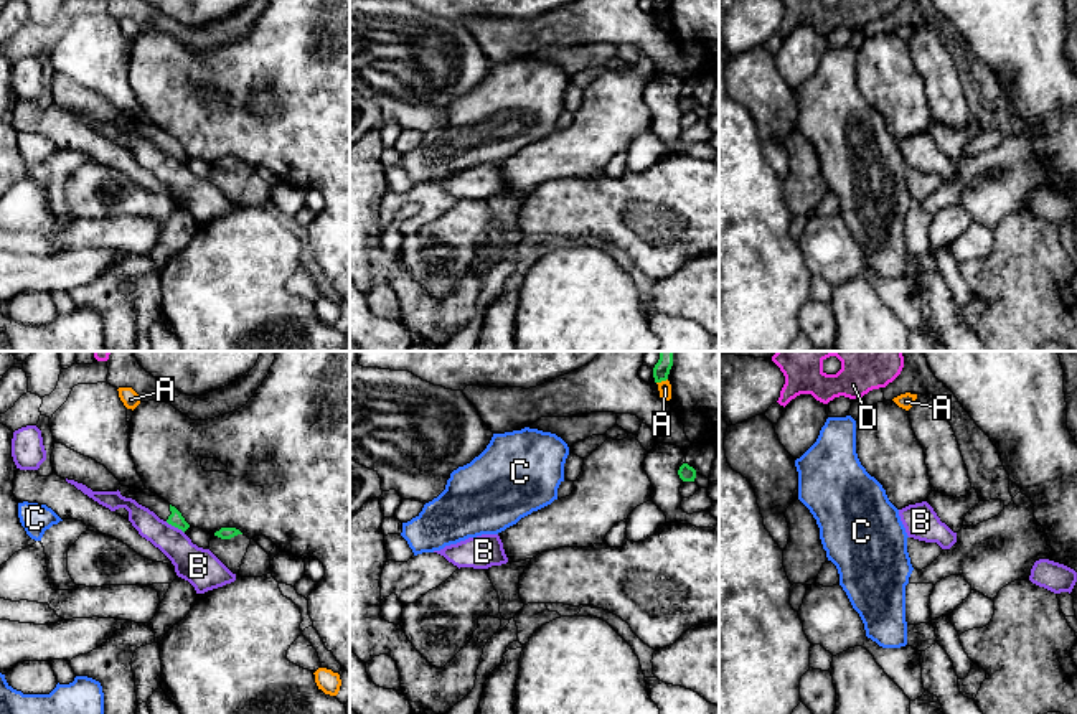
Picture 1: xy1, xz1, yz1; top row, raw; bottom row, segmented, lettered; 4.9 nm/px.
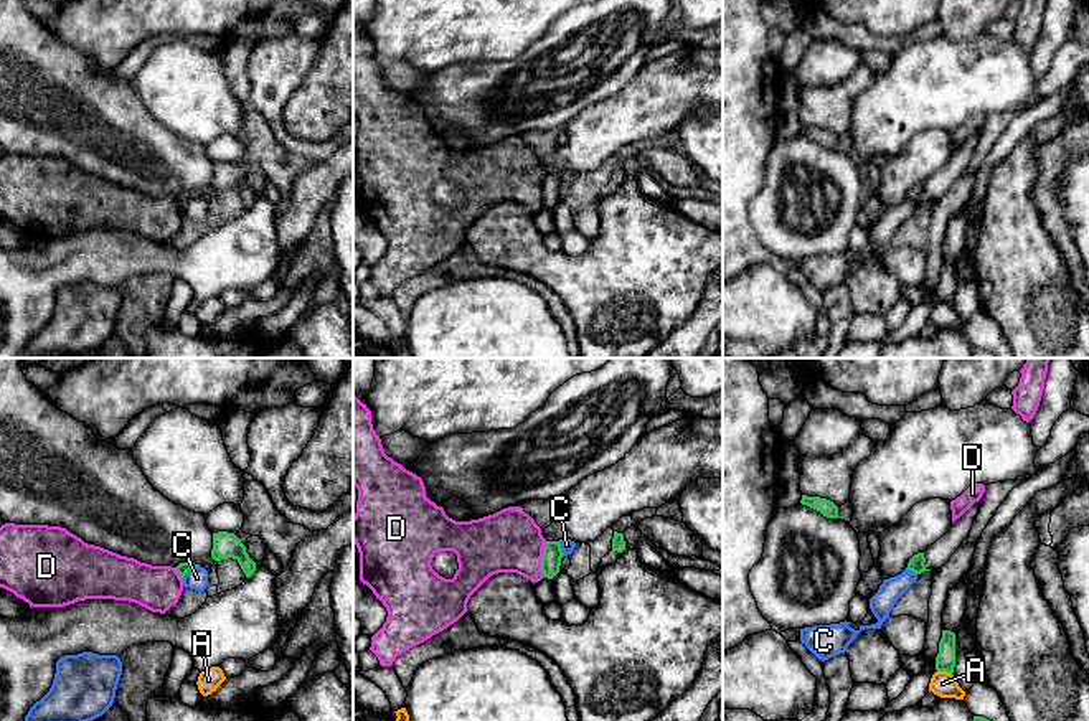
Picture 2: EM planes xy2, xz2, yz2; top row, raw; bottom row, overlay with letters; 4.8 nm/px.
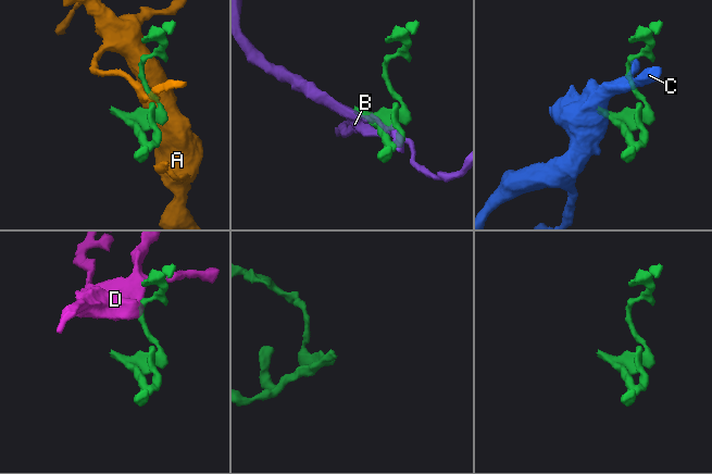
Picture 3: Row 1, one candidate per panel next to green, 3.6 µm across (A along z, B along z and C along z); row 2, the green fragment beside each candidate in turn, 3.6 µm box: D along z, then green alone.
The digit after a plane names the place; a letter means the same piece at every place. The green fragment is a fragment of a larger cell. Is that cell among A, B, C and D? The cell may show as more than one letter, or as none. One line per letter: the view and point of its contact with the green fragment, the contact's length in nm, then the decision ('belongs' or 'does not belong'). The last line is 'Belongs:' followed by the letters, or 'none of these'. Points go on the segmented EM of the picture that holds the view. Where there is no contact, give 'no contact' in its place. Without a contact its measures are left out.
A: yz2 (944, 670) | 70 nm | does not belong
B: xy1 (175, 526) | 110 nm | does not belong
C: xy2 (190, 568) | 110 nm | does not belong
D: xz2 (542, 560) | 180 nm | does not belong
Belongs: none of these

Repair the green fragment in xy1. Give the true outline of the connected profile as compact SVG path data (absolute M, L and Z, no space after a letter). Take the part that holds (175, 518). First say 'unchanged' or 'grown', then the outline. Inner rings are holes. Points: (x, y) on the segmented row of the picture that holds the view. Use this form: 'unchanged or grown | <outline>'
grown | M120 486L119 491L122 496L135 500L139 505L153 511L160 519L181 529L183 533L190 528L190 524L185 521L185 518L175 506L172 506L150 490L135 490L129 486Z

